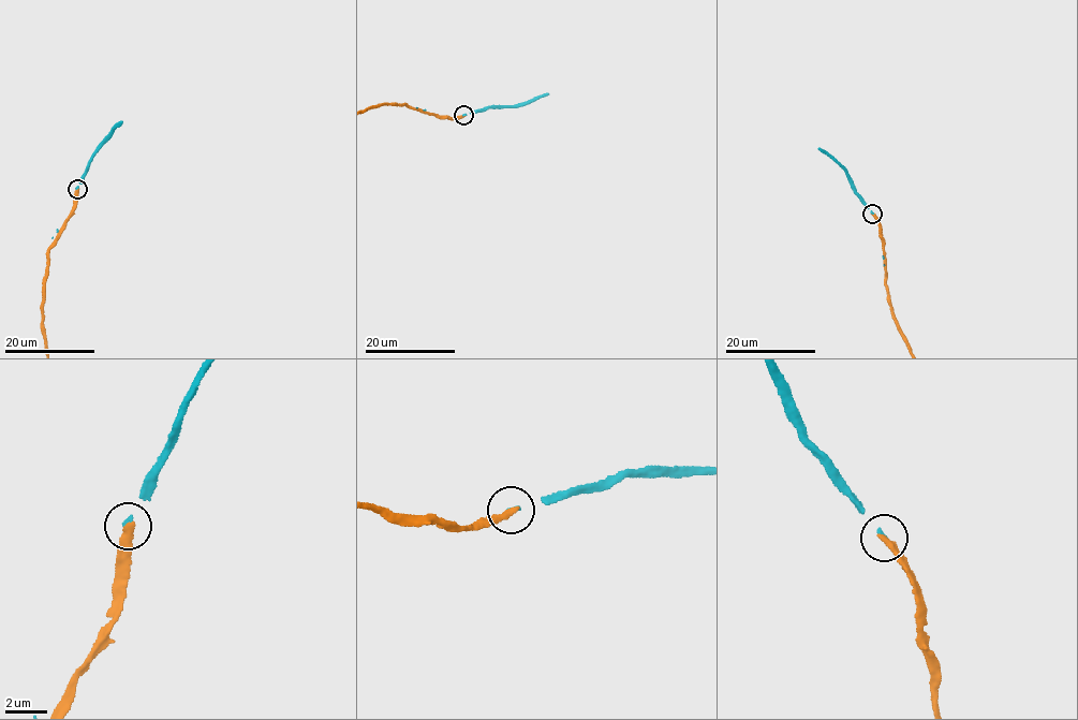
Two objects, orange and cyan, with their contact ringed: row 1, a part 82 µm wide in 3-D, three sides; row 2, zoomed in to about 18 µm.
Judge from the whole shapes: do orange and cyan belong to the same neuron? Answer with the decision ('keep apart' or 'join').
keep apart

